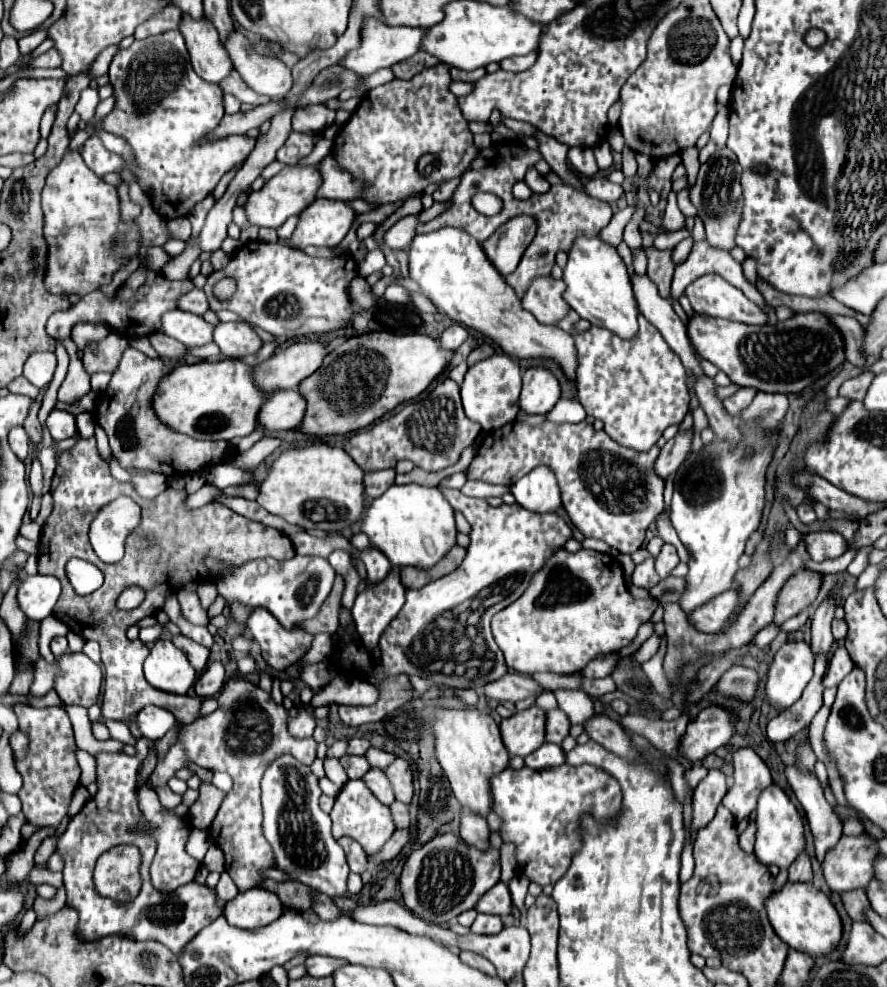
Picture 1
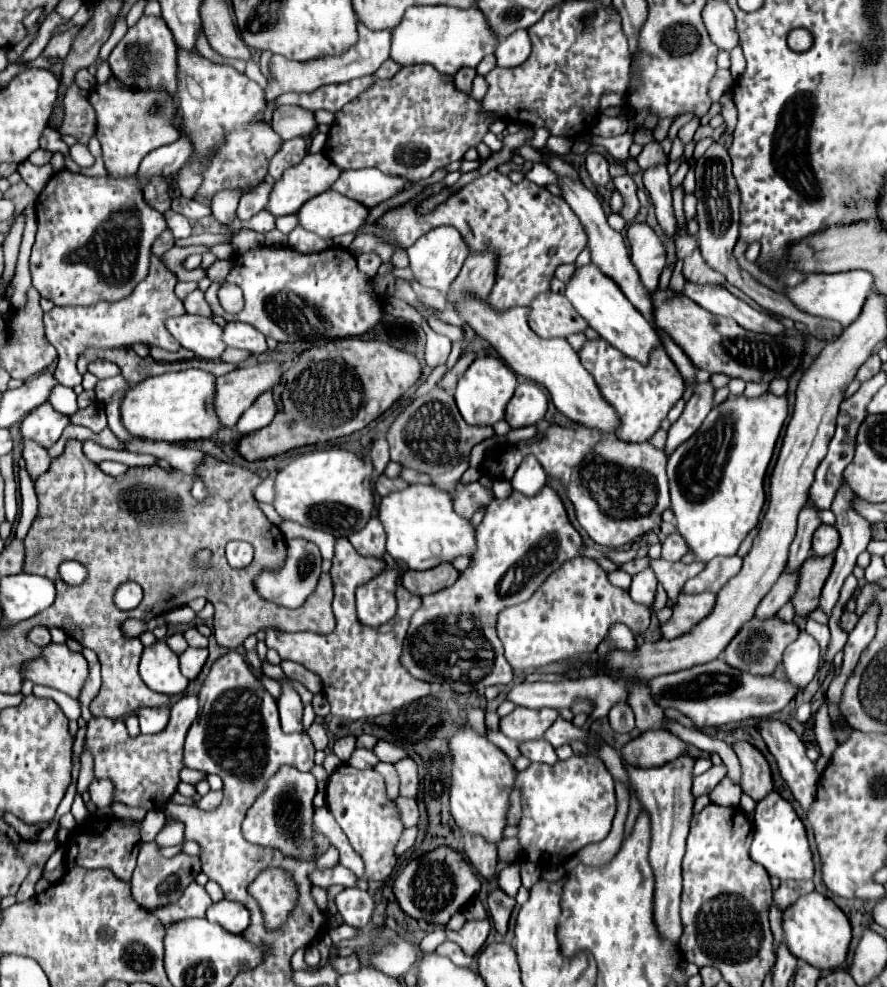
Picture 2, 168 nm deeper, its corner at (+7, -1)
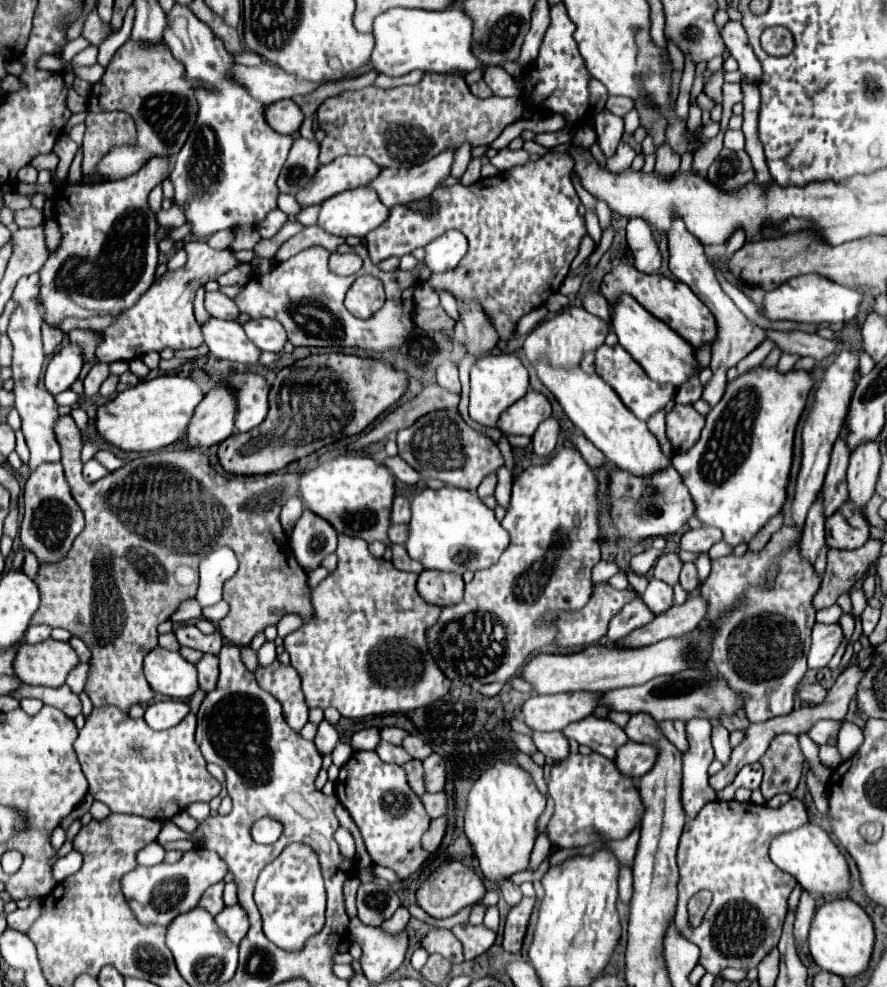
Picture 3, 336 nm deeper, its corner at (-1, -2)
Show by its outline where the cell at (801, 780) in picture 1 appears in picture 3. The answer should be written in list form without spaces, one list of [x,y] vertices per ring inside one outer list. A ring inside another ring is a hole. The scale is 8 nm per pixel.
[[[781,526],[763,550],[713,560],[711,574],[701,584],[701,596],[707,600],[705,626],[713,632],[711,662],[735,692],[747,696],[743,710],[749,722],[789,714],[795,688],[807,672],[807,648],[815,624],[813,596],[821,578],[813,564],[801,556],[799,540],[801,534],[795,526]],[[773,564],[779,572],[773,586],[767,588],[767,572]]]

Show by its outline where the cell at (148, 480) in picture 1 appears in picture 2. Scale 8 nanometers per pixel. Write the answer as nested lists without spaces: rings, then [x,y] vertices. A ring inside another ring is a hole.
[[[101,461],[99,463],[99,467],[107,473],[107,475],[111,475],[111,477],[119,477],[119,475],[123,475],[123,473],[127,473],[127,465],[123,465],[123,463],[117,463],[117,461]]]

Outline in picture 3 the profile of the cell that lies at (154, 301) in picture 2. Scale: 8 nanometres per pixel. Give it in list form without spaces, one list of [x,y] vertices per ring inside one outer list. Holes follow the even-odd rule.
[[[189,242],[187,250],[187,264],[175,272],[165,272],[161,278],[153,282],[153,286],[141,296],[141,300],[121,312],[117,320],[103,330],[103,338],[97,346],[97,358],[101,362],[112,363],[118,360],[133,360],[141,358],[143,354],[155,350],[161,352],[163,348],[197,348],[203,344],[201,328],[193,316],[193,298],[197,288],[201,288],[209,280],[217,280],[221,274],[239,266],[239,260],[233,256],[231,250],[215,250],[205,242]]]

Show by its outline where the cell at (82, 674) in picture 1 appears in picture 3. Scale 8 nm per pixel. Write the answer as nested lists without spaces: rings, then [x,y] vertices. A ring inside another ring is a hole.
[[[43,640],[39,644],[23,642],[13,660],[13,672],[25,684],[59,688],[67,674],[77,666],[77,654],[67,642]]]

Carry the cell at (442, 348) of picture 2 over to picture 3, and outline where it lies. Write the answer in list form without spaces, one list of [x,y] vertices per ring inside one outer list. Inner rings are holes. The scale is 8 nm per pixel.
[[[447,360],[443,366],[439,366],[437,370],[437,384],[441,388],[447,388],[449,392],[455,392],[461,396],[461,384],[459,384],[459,374],[457,368],[451,360]]]

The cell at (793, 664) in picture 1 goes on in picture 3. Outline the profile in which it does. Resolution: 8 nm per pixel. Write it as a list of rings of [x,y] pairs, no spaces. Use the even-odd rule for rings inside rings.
[[[815,622],[813,626],[813,642],[811,642],[811,652],[809,652],[809,668],[811,670],[821,670],[829,664],[833,654],[843,642],[843,630],[839,622],[835,624],[819,624]]]

